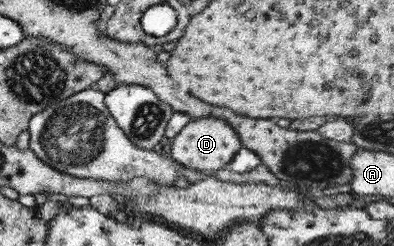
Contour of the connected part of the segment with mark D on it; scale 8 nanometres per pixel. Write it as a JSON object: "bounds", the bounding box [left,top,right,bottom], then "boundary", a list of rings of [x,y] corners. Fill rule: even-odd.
{"bounds":[165,117,241,174],"boundary":[[[207,117],[207,119],[189,121],[175,137],[165,143],[165,153],[169,159],[183,168],[211,174],[225,168],[239,147],[241,147],[241,143],[239,143],[235,131],[229,125],[225,125],[225,121]]]}

